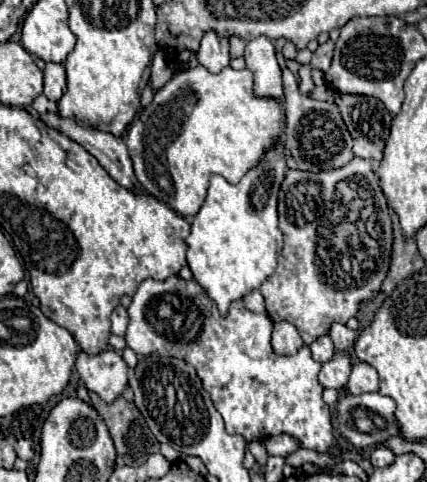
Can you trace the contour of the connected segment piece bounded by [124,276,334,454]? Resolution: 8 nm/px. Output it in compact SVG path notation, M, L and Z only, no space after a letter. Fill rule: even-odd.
M170 276L164 282L144 280L132 296L128 316L130 324L124 336L128 346L144 358L180 358L194 366L204 390L210 394L216 410L222 414L228 434L240 434L246 438L246 442L264 440L274 434L288 434L298 440L300 448L308 448L318 454L330 454L334 432L330 408L322 400L324 388L320 388L318 384L320 364L312 360L308 346L302 346L298 354L292 356L276 354L270 344L272 320L268 314L250 312L242 300L234 300L230 304L228 314L222 318L216 308L216 302L204 292L204 288L196 280L182 280L180 276Z

